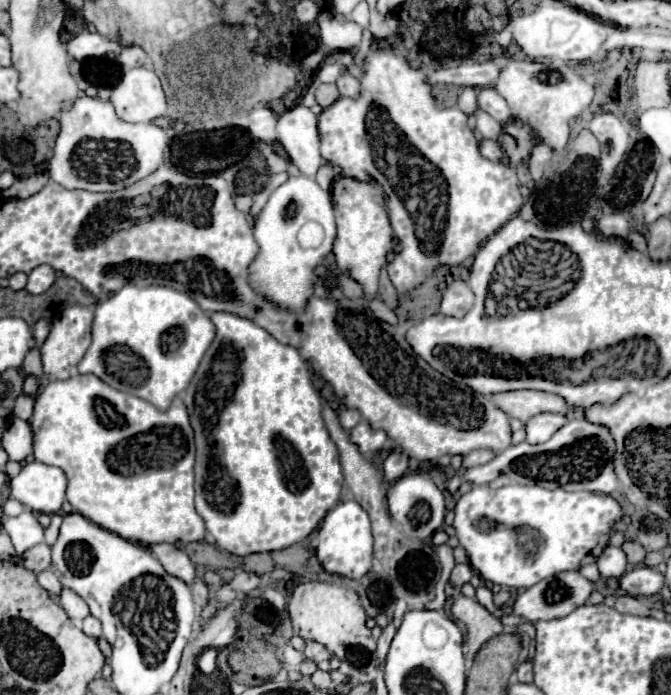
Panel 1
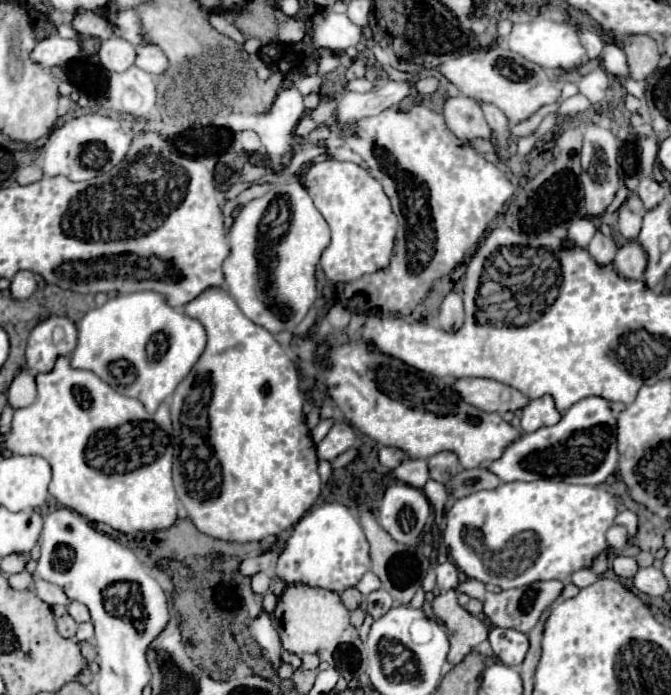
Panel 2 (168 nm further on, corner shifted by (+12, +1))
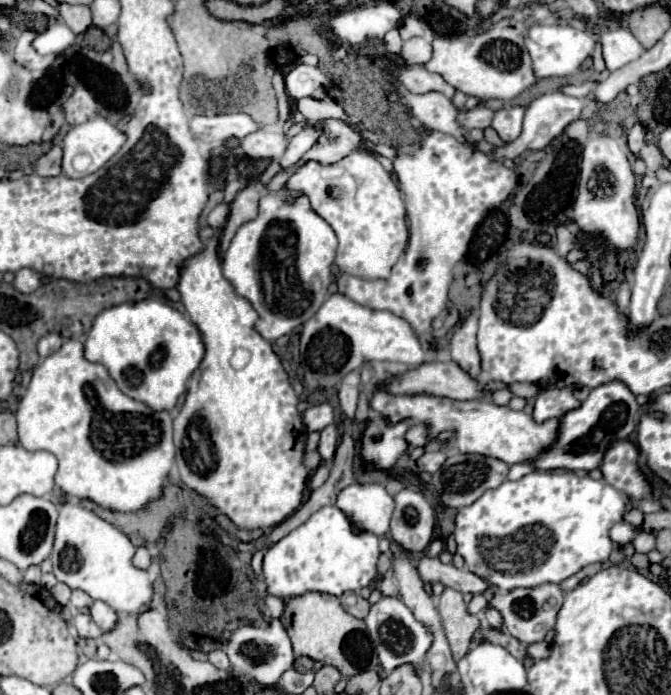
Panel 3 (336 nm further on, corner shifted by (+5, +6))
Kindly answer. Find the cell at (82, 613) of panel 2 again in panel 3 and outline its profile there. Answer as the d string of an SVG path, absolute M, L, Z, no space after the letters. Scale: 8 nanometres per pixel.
M95 601L95 603L91 605L89 613L91 613L93 621L95 621L105 633L109 633L109 631L117 625L117 619L119 619L119 615L117 615L107 603L103 603L103 601Z

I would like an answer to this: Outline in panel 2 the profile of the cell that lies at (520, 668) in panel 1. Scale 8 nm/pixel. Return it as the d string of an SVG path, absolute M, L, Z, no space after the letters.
M494 628L494 630L490 630L488 640L490 640L494 656L510 668L518 668L524 662L524 656L530 646L528 636L520 634L518 630Z

